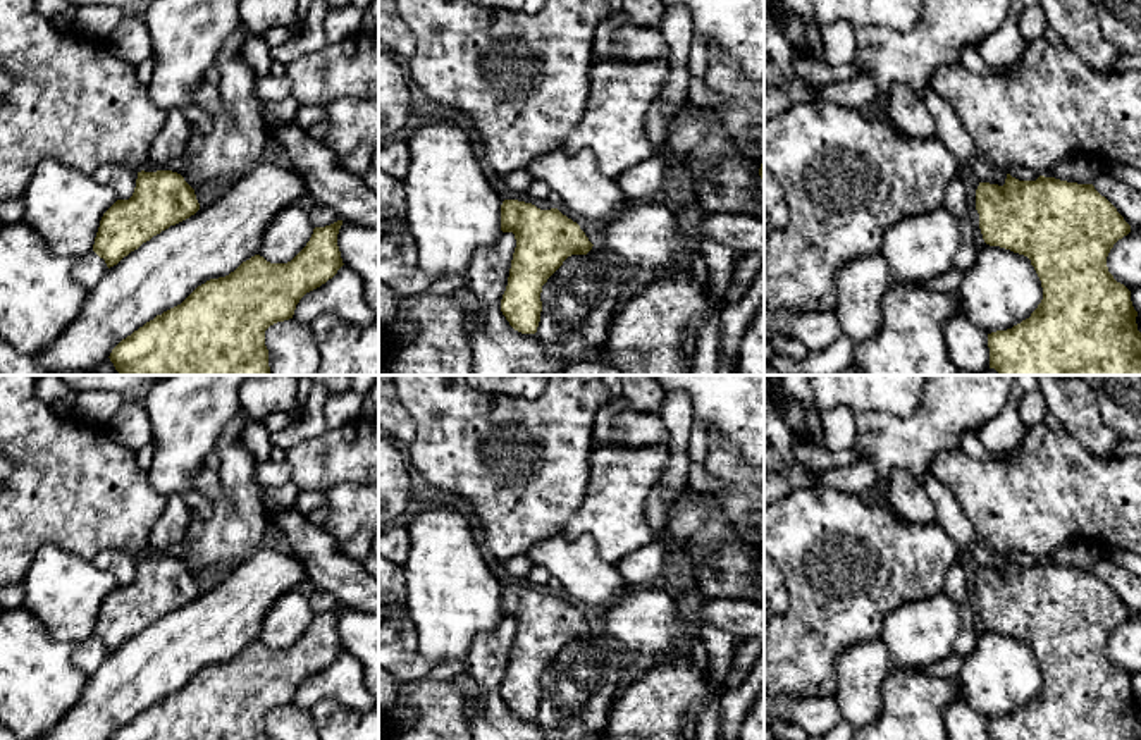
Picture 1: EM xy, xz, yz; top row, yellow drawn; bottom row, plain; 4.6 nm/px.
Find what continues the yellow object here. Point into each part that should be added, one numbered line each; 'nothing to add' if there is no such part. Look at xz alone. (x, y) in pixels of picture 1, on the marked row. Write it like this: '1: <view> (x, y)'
nothing to add

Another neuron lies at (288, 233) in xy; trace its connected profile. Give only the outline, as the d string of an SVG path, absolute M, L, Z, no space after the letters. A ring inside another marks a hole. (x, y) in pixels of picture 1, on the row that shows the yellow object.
M294 203L270 220L258 255L270 263L287 263L306 246L313 229L308 203Z

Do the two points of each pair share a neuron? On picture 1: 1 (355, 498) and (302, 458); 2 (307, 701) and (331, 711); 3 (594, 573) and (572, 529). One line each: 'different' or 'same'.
1: different
2: different
3: different

